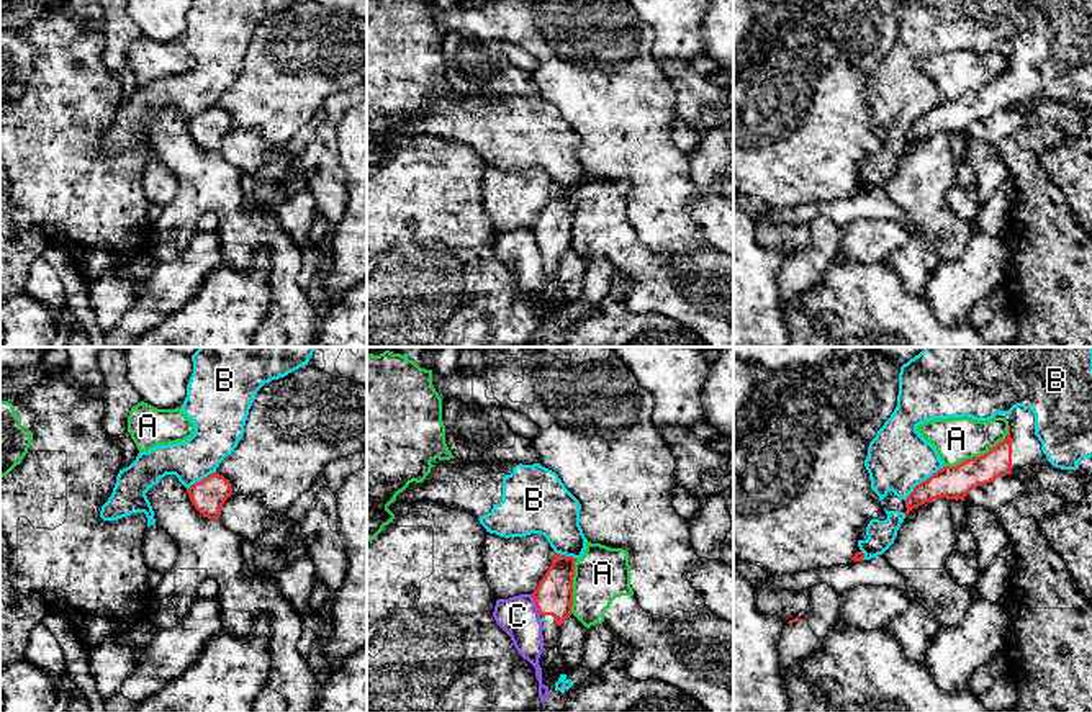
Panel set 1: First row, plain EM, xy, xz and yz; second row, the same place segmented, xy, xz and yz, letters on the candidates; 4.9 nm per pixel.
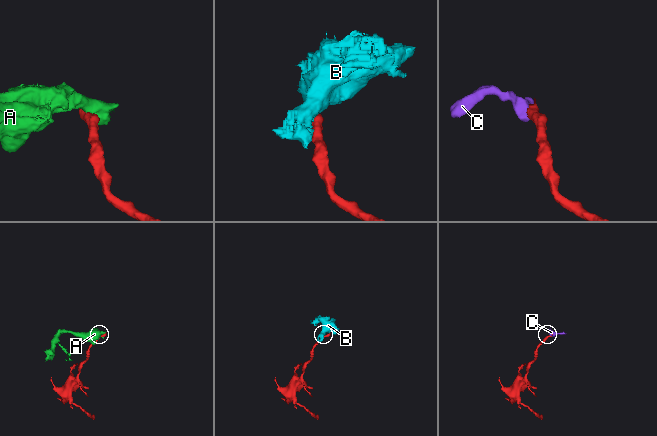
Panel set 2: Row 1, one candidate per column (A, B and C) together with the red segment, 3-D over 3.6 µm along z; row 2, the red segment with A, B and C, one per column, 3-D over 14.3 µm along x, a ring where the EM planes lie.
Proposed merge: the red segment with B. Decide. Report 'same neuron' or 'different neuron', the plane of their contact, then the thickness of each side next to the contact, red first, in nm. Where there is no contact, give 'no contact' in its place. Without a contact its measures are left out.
same neuron | yz | 160/320 nm

